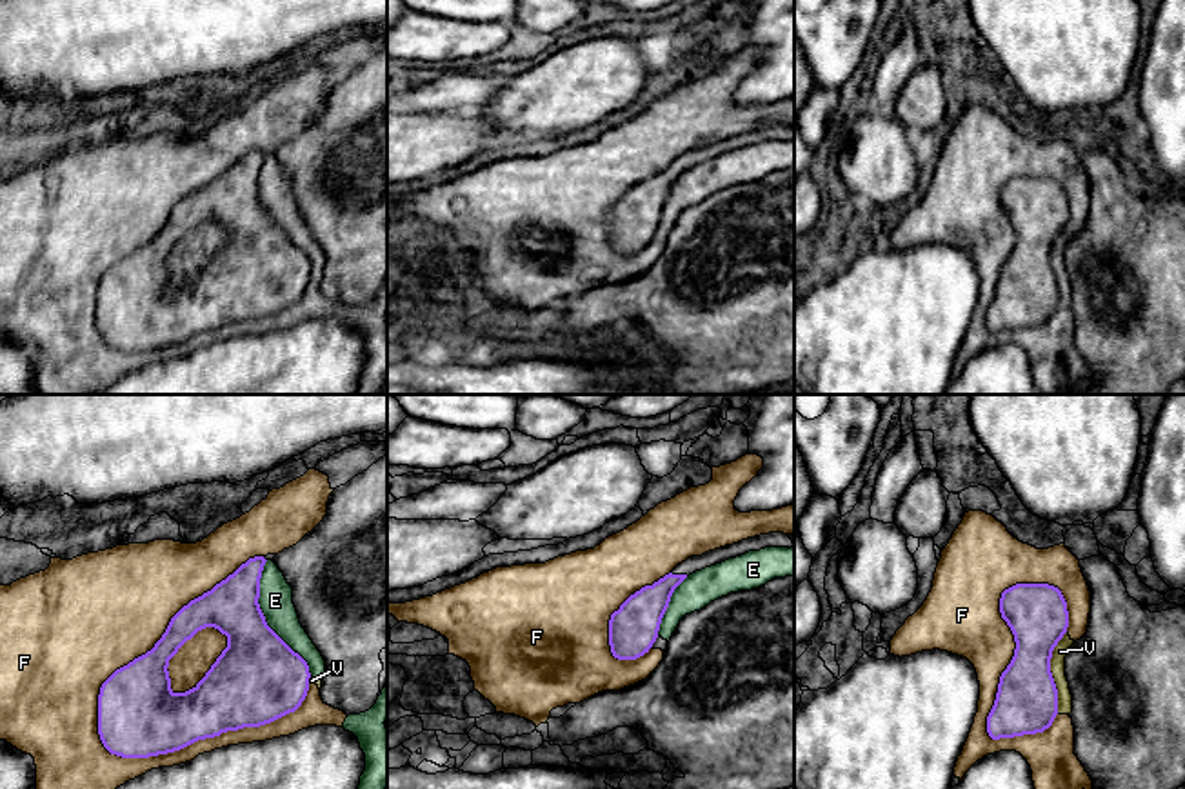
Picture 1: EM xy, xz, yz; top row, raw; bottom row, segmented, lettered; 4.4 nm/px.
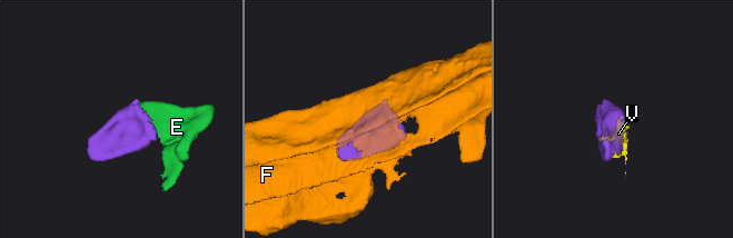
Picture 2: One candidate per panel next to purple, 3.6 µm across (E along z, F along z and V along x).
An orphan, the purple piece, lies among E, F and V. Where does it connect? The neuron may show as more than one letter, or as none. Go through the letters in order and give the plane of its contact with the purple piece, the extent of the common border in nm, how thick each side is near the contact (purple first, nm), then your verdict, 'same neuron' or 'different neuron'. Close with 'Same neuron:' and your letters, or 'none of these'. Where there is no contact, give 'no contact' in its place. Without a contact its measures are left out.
E: contact in xy; length 550 nm; calibres 380 and 150 nm; different neuron
F: contact in xy; length 1100 nm; calibres 320 and 480 nm; different neuron
V: contact in yz; length 380 nm; calibres 280 and 70 nm; different neuron
Same neuron: none of these

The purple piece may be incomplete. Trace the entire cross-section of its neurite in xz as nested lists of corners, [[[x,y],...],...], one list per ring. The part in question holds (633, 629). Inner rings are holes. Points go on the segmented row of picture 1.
[[[769,533],[691,556],[669,574],[631,594],[609,620],[609,645],[618,660],[636,660],[649,653],[658,638],[662,618],[674,589],[692,573],[765,547],[794,547],[789,534]]]

